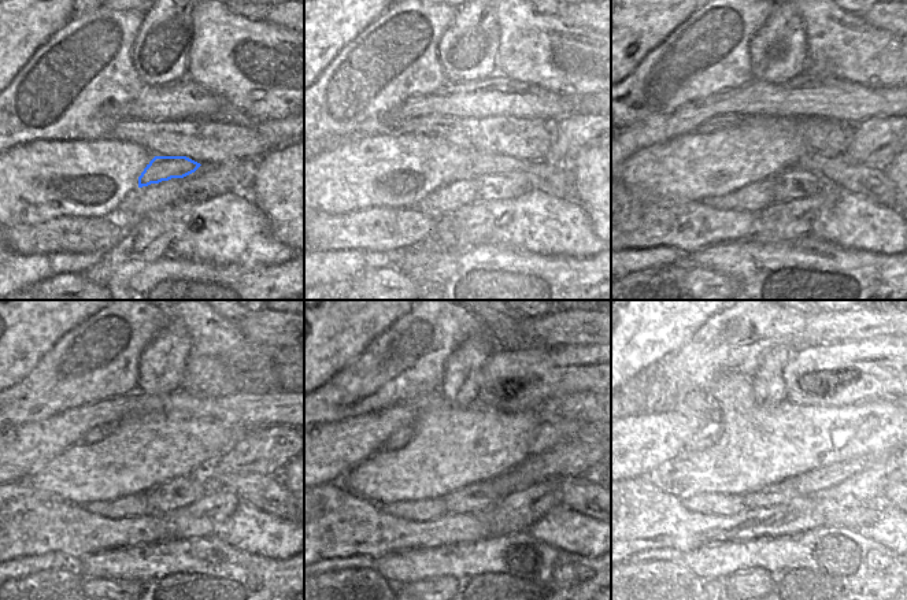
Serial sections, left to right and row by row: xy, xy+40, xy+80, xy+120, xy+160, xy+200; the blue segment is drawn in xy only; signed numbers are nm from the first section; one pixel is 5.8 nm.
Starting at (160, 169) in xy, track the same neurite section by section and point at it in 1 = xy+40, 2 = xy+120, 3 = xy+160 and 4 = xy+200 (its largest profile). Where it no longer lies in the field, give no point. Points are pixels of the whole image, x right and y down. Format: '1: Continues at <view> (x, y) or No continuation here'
1: Continues at xy+40 (555, 178)
2: Continues at xy+120 (267, 493)
3: Continues at xy+160 (581, 495)
4: Continues at xy+200 (889, 492).

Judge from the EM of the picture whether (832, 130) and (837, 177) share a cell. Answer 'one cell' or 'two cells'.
two cells

